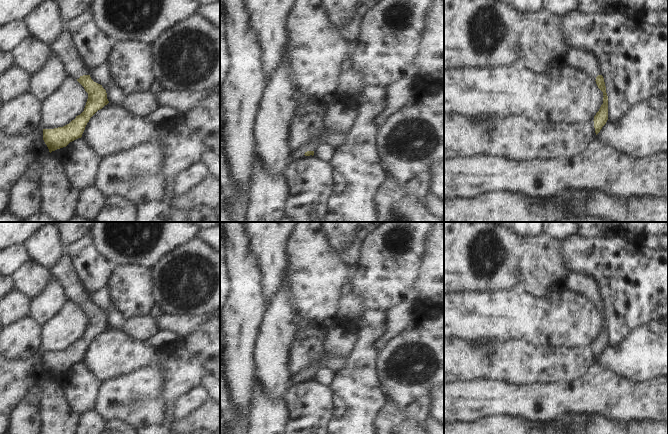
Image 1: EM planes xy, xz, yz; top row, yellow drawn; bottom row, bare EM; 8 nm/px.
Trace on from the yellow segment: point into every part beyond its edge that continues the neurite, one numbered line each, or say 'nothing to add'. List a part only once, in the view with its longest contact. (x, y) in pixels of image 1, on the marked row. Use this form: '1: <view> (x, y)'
1: xy (63, 47)

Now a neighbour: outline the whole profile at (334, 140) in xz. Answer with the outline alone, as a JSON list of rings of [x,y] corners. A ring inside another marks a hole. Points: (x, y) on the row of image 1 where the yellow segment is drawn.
[[[330,135],[326,140],[322,141],[320,144],[327,143],[333,147],[340,145],[344,140],[345,135]]]

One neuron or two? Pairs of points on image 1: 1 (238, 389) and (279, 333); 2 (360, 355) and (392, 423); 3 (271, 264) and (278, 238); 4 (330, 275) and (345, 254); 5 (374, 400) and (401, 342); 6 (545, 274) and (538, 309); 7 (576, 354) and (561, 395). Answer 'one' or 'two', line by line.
1: two
2: two
3: one
4: two
5: two
6: two
7: two

